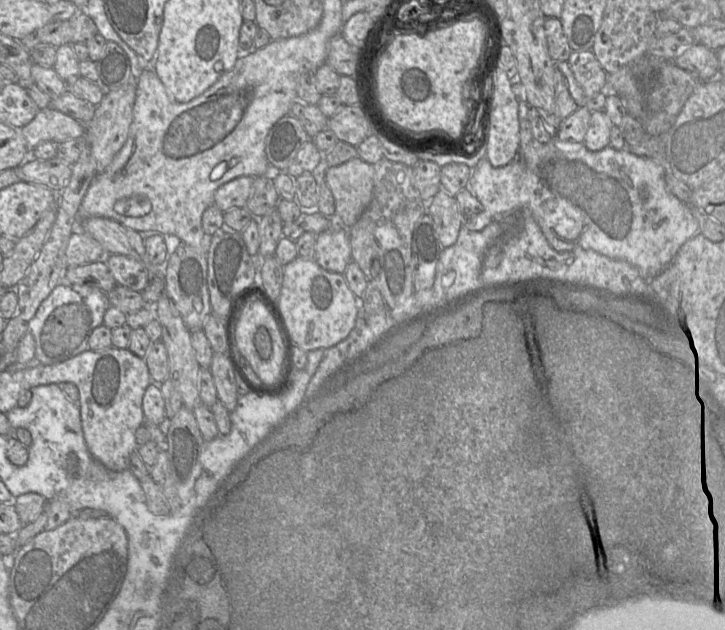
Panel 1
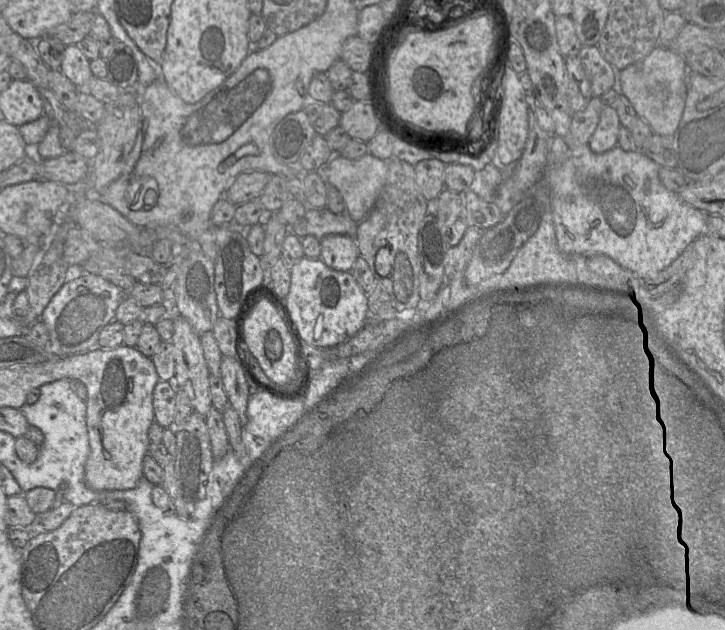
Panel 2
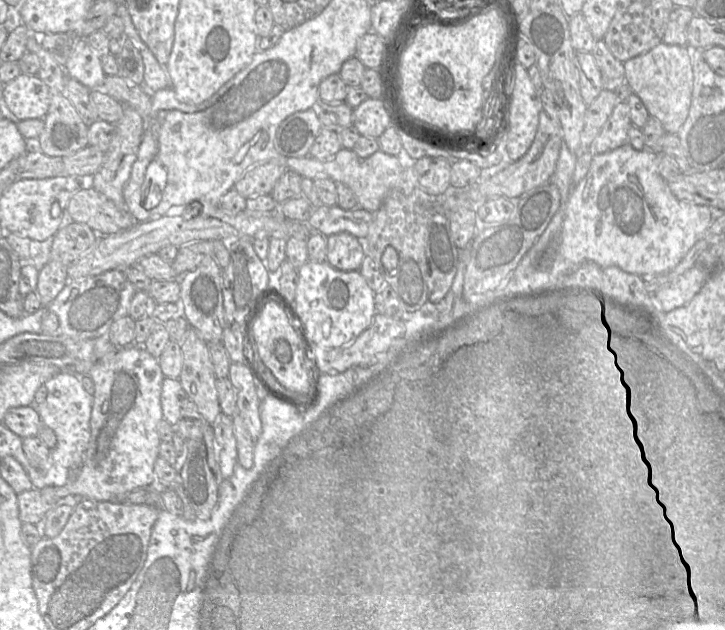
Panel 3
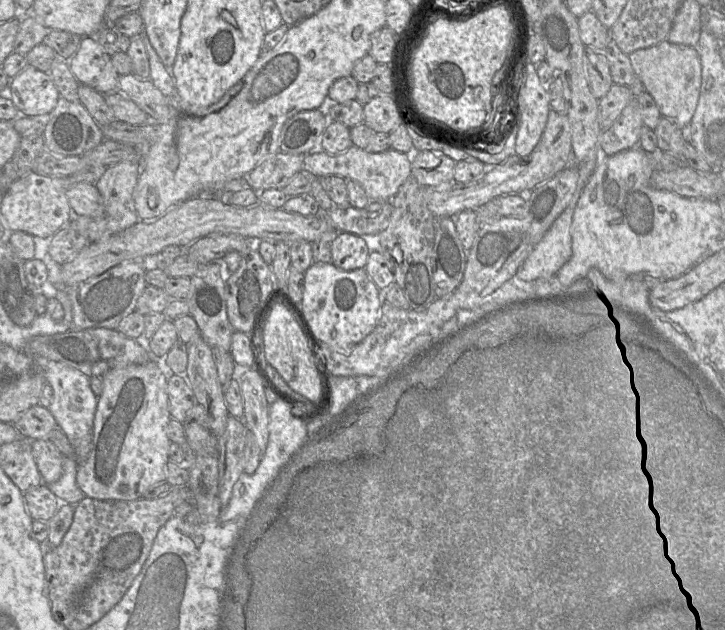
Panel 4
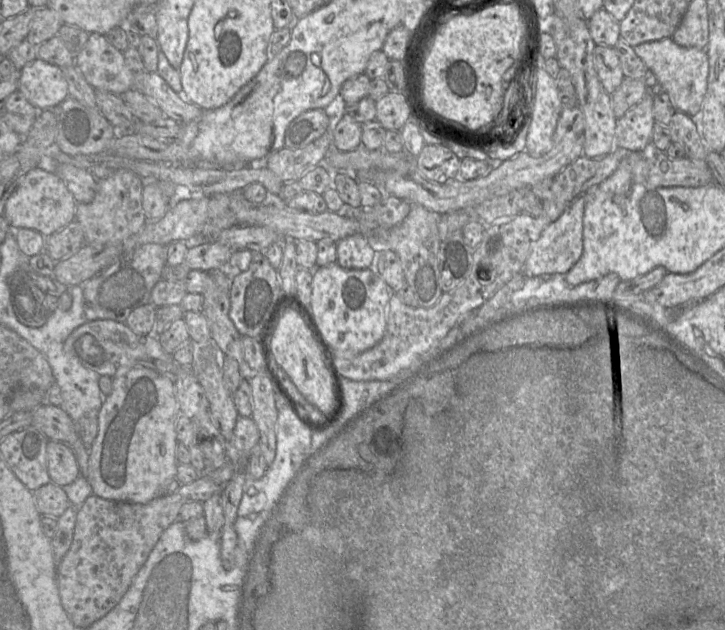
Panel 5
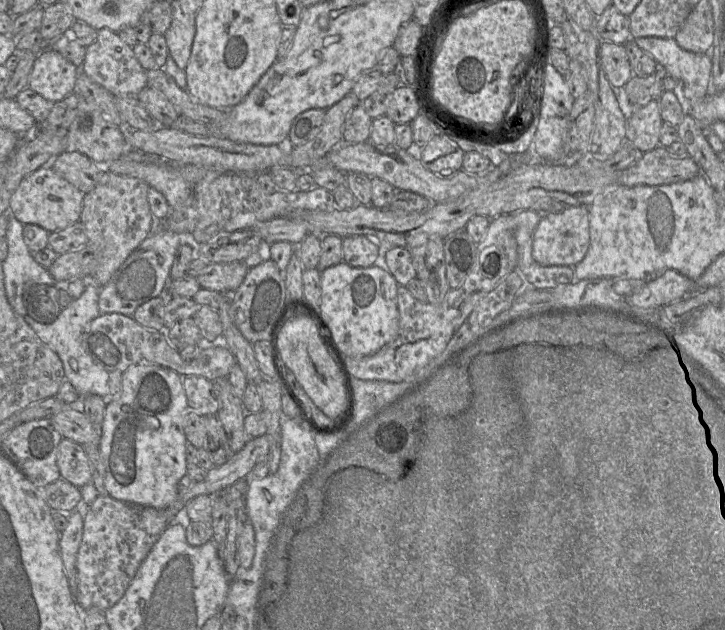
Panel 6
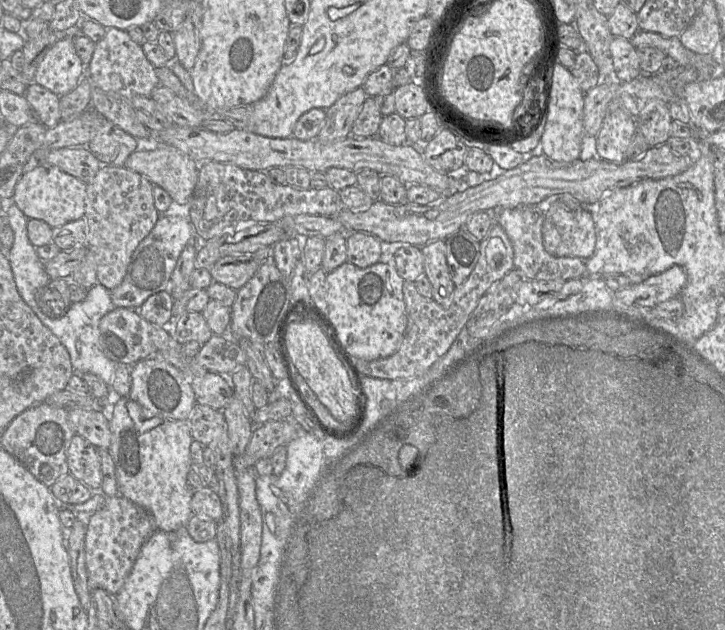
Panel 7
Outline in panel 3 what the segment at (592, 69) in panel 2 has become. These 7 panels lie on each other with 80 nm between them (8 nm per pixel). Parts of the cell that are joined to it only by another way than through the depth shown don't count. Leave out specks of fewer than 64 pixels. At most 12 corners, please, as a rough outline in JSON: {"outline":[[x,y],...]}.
{"outline":[[604,40],[591,51],[603,89],[615,90],[625,80],[623,62]]}

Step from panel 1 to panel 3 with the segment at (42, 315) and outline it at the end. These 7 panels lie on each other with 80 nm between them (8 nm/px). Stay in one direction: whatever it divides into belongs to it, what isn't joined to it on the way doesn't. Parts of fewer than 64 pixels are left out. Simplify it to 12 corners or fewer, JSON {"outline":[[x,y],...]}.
{"outline":[[122,269],[68,281],[53,335],[107,335],[136,288]]}

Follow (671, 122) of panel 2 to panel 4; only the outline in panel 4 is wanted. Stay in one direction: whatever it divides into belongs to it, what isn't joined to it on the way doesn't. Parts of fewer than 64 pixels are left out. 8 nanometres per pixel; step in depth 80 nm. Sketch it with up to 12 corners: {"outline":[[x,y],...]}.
{"outline":[[665,39],[629,58],[683,130],[700,96],[697,49]]}

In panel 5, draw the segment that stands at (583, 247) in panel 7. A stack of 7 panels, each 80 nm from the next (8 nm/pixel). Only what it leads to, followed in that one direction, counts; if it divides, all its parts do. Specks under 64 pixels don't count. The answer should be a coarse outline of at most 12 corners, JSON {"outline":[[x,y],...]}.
{"outline":[[585,195],[531,243],[526,276],[566,274],[583,252]]}

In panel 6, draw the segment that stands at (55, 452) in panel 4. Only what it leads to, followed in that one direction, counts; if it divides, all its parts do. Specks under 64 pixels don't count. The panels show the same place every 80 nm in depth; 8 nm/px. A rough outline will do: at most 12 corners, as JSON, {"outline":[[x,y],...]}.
{"outline":[[63,438],[58,446],[60,478],[80,488],[91,483],[83,447]]}

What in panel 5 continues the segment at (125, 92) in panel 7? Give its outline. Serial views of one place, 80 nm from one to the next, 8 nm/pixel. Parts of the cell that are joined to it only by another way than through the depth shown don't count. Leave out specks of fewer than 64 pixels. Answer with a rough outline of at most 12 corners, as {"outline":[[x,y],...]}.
{"outline":[[90,33],[75,67],[95,90],[121,95],[134,72],[123,52]]}

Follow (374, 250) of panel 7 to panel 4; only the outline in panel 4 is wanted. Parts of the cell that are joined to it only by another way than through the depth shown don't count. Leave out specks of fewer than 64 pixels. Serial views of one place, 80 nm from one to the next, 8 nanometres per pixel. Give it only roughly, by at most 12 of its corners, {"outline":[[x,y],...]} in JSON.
{"outline":[[339,232],[331,241],[331,262],[343,271],[364,269],[366,240]]}

